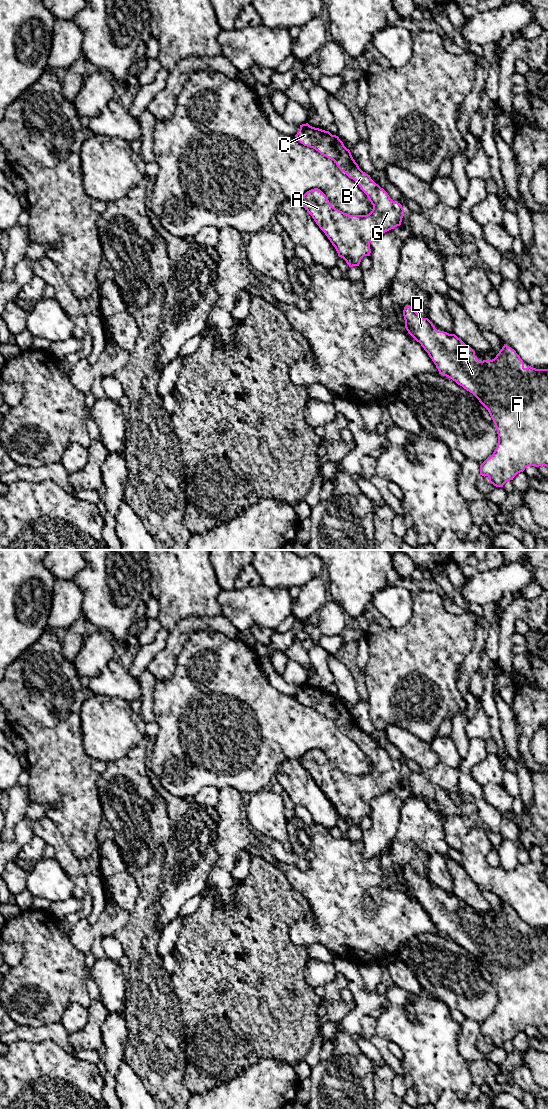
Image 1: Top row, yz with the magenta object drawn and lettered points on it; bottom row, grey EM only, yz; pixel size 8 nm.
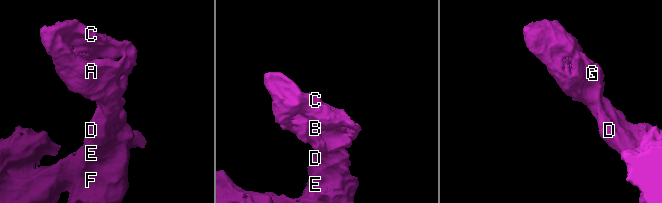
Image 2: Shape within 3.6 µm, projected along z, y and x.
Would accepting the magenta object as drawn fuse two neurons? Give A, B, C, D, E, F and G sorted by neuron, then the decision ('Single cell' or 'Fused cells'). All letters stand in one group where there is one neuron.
Groups: A B C D E F G. Single cell

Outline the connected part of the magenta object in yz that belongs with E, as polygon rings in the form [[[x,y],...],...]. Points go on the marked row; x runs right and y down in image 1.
[[[410,305],[404,307],[403,316],[406,330],[428,353],[439,374],[472,393],[488,410],[495,424],[498,444],[493,454],[480,465],[480,475],[488,476],[494,486],[503,487],[528,466],[548,467],[548,369],[536,369],[529,365],[525,368],[516,351],[505,344],[494,359],[480,361],[470,346],[455,334],[438,331],[428,318],[421,317]]]

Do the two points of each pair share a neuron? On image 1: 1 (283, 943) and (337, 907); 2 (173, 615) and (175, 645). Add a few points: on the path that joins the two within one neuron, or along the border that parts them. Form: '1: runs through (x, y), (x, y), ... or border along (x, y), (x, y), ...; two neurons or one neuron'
1: border along (303, 918), (290, 927), (290, 939), (306, 947); two neurons
2: border along (195, 616), (181, 619), (169, 632); two neurons

